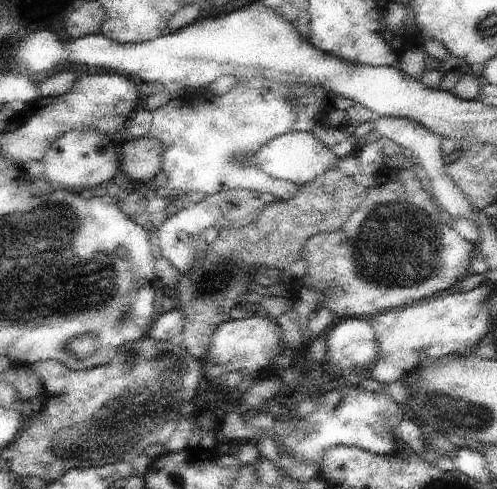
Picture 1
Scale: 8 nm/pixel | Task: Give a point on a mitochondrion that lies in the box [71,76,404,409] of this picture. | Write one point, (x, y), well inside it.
(97, 276)

